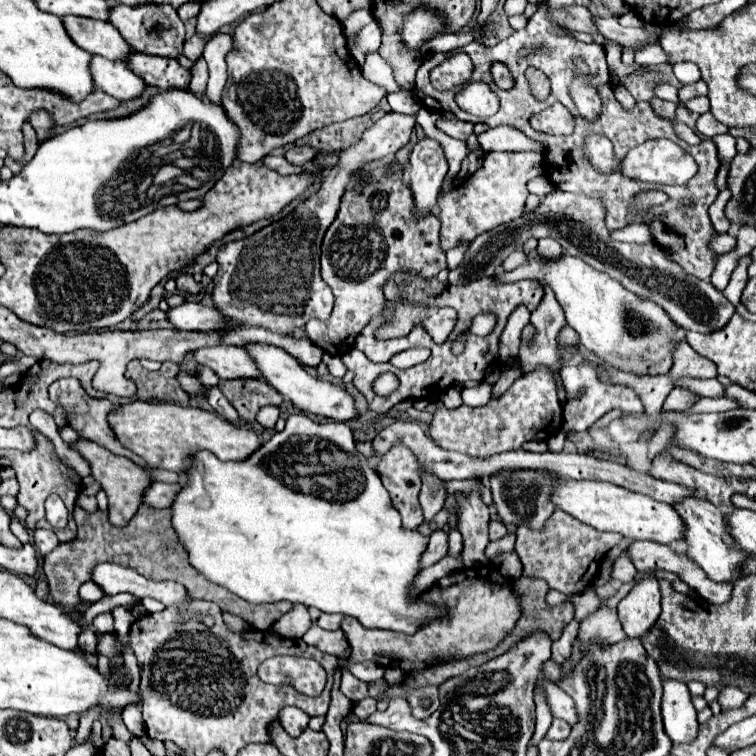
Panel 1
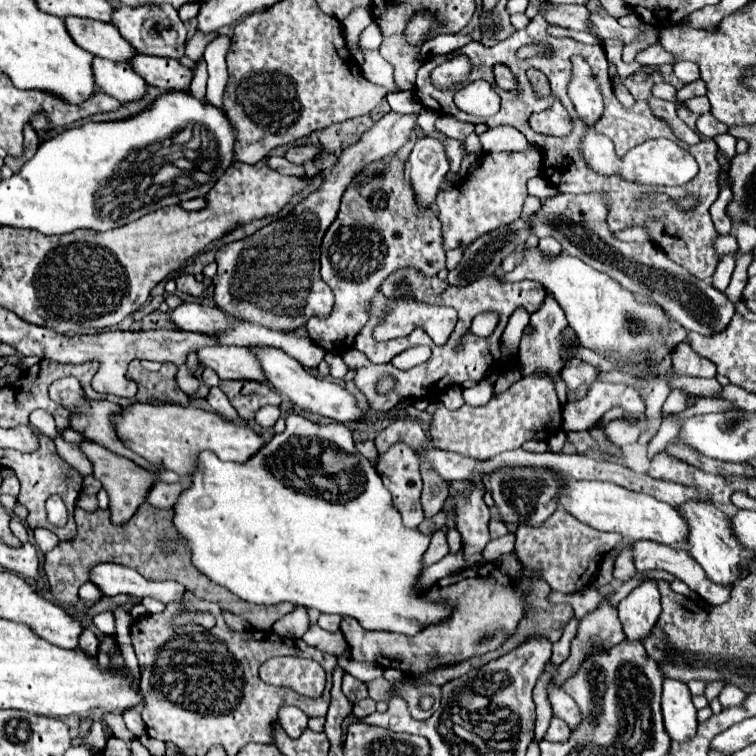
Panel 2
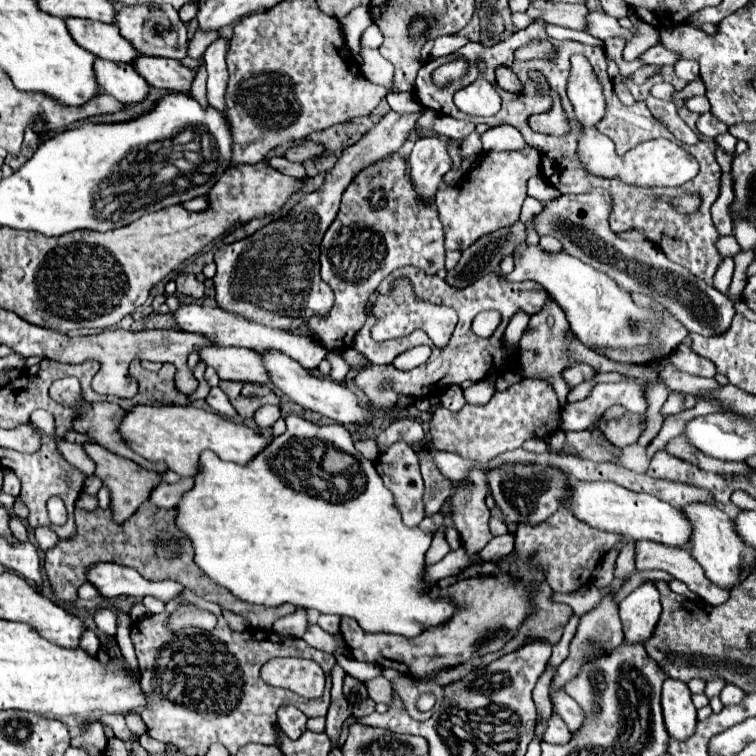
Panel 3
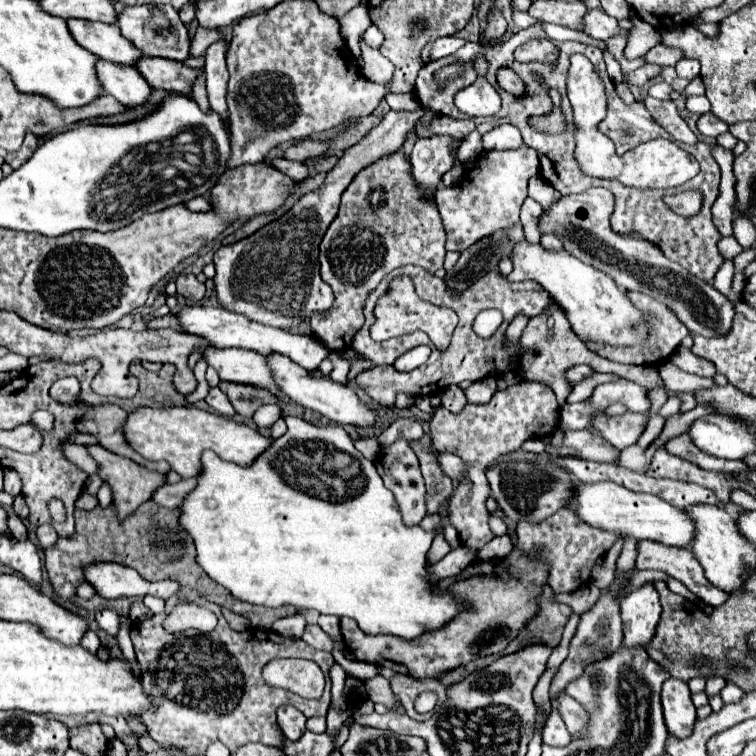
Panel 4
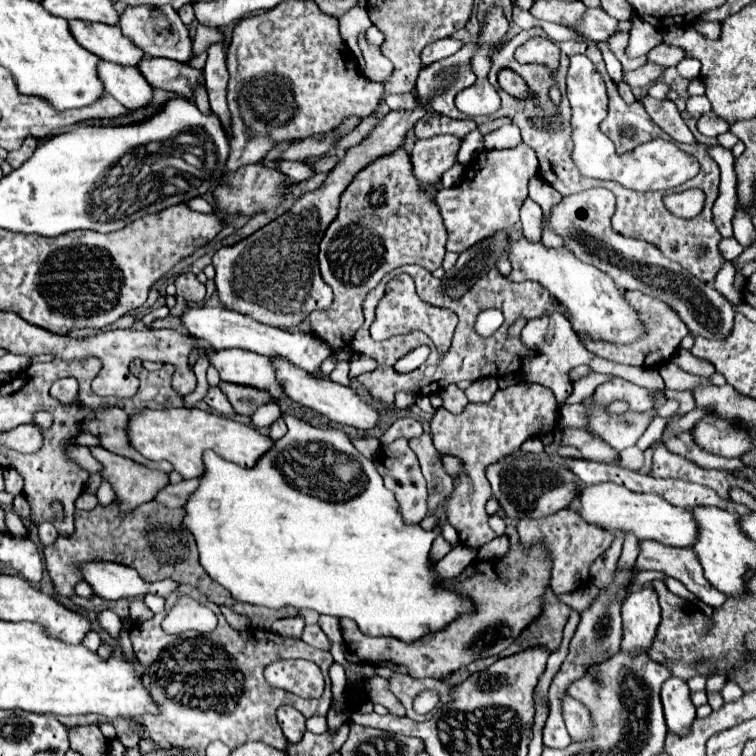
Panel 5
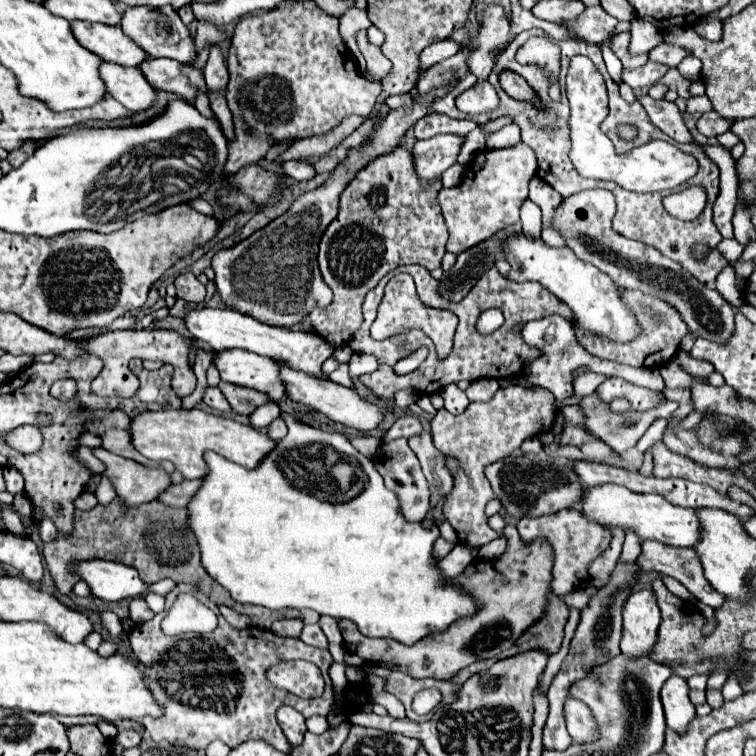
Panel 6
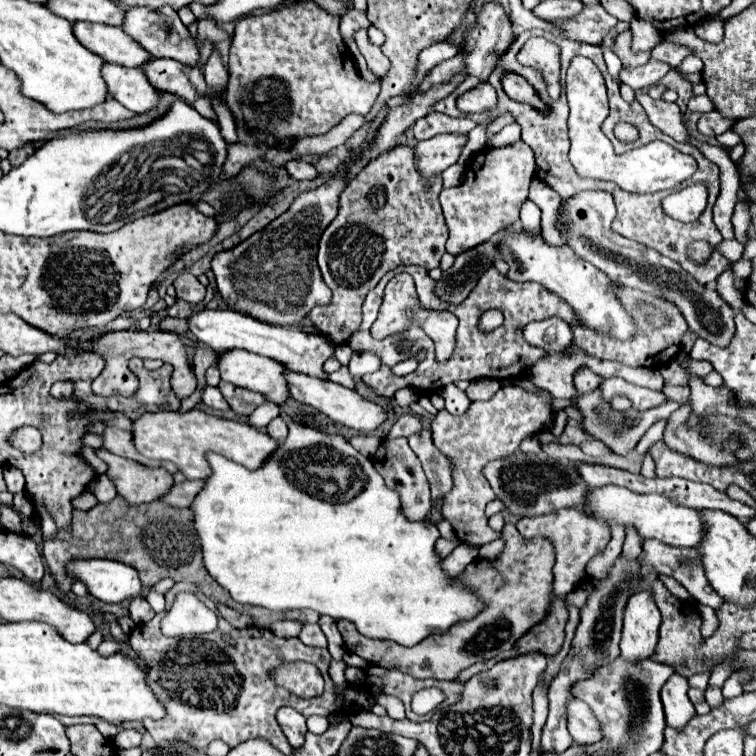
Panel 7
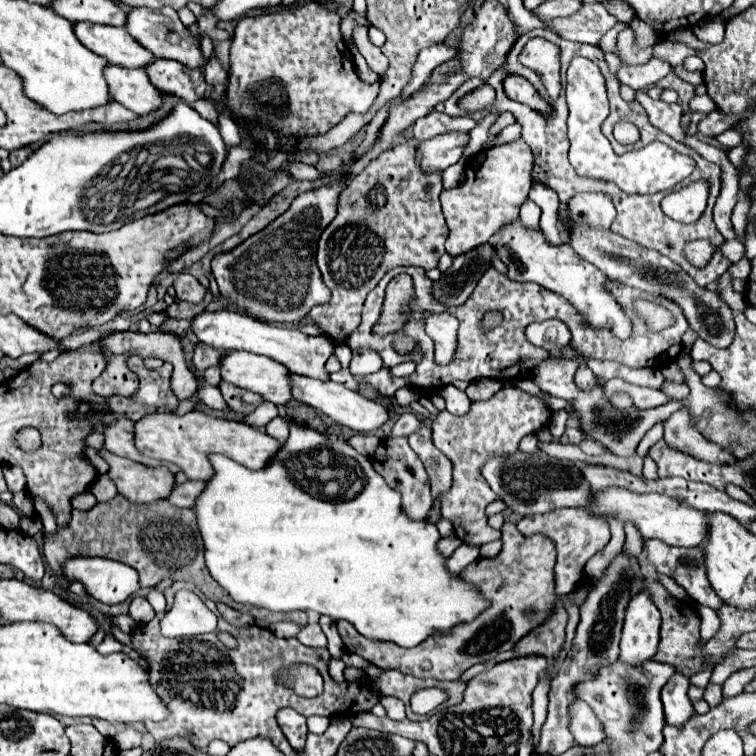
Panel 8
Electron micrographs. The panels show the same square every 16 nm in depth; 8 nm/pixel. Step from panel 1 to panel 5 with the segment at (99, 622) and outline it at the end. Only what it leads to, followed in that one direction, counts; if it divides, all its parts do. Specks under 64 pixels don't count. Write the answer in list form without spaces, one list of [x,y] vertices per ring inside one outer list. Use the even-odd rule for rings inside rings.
[[[104,610],[98,614],[98,620],[100,620],[100,626],[114,638],[118,640],[120,636],[120,630],[122,630],[122,620],[118,618],[116,612],[110,612],[110,610]]]

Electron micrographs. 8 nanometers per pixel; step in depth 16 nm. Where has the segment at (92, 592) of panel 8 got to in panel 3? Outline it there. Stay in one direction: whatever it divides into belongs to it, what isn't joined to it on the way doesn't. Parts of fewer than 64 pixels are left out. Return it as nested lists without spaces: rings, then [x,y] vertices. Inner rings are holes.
[[[100,562],[88,568],[86,578],[100,596],[104,598],[116,598],[116,596],[154,596],[164,602],[168,602],[174,596],[180,596],[182,584],[174,580],[162,580],[162,582],[148,582],[144,580],[136,570],[114,564],[114,562]]]

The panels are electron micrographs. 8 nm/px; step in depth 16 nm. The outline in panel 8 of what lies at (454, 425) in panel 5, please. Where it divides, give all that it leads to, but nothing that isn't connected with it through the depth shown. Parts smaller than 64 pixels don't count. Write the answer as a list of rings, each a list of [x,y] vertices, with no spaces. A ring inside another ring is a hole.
[[[514,386],[502,388],[486,402],[474,402],[466,416],[454,416],[448,410],[442,410],[436,416],[432,442],[454,464],[452,488],[440,494],[440,510],[442,516],[452,522],[454,534],[462,542],[482,546],[500,538],[500,532],[490,528],[486,522],[486,506],[498,500],[498,496],[488,488],[488,484],[484,484],[484,478],[480,476],[480,464],[500,452],[516,452],[518,442],[526,434],[538,432],[540,426],[544,428],[550,424],[550,416],[550,408],[542,398],[530,396]]]

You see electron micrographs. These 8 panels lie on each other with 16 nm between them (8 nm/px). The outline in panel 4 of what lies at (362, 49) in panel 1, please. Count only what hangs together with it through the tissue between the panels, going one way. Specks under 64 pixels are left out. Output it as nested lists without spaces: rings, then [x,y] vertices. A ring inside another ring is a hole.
[[[372,24],[366,32],[364,32],[364,40],[366,40],[366,44],[368,46],[374,46],[374,48],[378,48],[380,44],[382,44],[382,40],[384,40],[384,36],[382,36],[382,32]]]

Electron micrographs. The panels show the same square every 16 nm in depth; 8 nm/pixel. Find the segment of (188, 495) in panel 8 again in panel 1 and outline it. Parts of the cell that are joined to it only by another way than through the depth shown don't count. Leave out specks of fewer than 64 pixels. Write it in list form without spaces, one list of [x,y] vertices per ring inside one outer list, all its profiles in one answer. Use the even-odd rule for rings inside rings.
[[[186,480],[178,482],[178,484],[164,484],[164,482],[154,482],[150,486],[150,490],[144,496],[144,502],[154,506],[154,508],[170,508],[172,502],[176,500],[176,494],[184,488]]]

